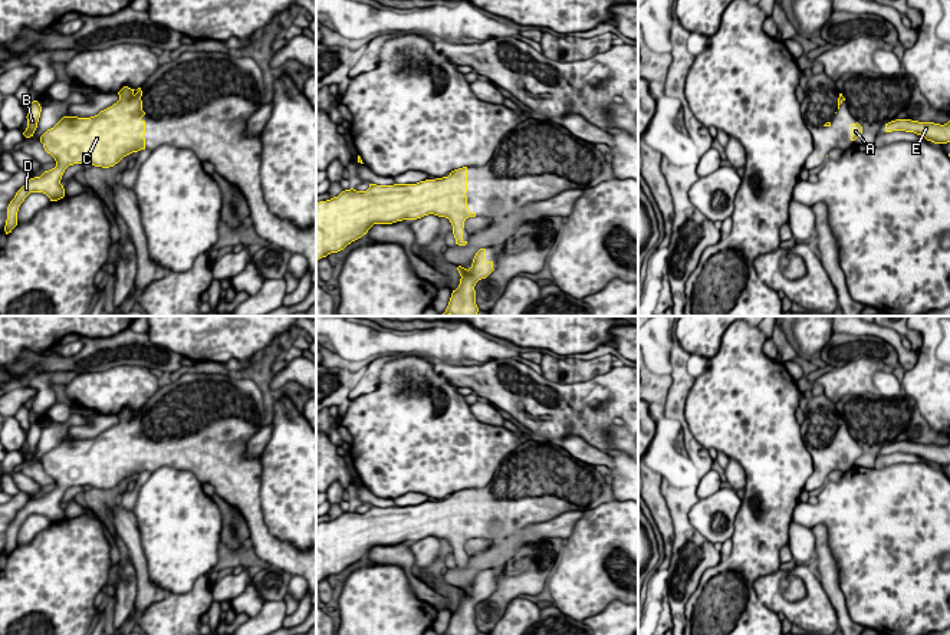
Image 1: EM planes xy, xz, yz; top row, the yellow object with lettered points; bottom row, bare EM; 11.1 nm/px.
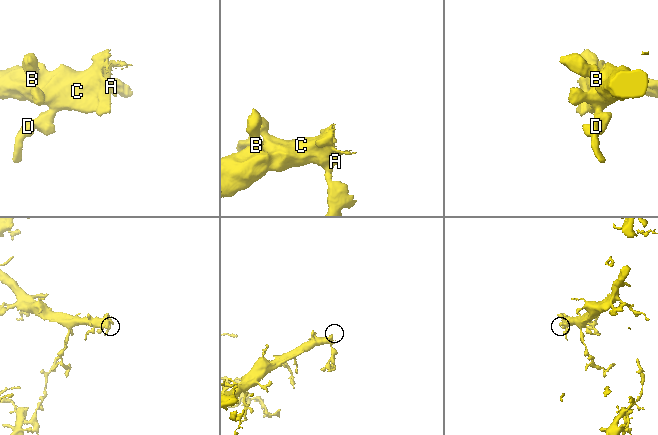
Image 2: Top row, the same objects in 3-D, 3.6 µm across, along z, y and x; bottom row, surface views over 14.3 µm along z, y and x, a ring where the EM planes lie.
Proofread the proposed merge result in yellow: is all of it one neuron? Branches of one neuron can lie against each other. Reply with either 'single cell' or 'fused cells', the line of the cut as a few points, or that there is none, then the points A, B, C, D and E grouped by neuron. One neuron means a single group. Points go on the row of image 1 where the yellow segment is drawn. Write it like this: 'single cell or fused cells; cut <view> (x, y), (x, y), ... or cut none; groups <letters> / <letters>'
single cell; cut none; groups A B C D E

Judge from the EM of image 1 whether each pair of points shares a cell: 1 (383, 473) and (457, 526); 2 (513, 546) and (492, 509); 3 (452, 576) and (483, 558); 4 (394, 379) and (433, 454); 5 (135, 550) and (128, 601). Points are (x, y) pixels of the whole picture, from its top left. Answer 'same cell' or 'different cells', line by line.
1: different cells
2: different cells
3: same cell
4: same cell
5: different cells

